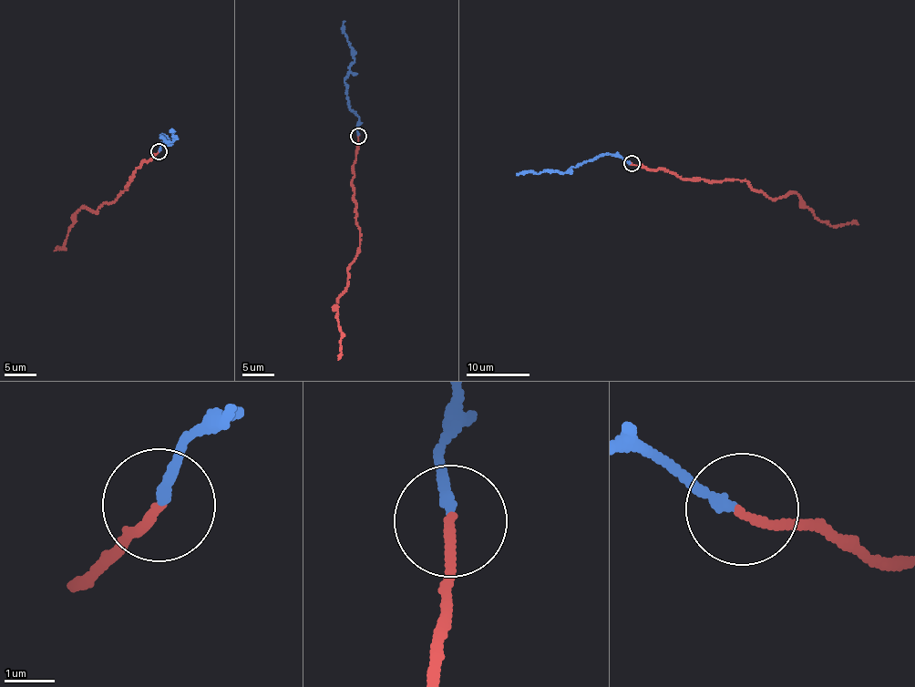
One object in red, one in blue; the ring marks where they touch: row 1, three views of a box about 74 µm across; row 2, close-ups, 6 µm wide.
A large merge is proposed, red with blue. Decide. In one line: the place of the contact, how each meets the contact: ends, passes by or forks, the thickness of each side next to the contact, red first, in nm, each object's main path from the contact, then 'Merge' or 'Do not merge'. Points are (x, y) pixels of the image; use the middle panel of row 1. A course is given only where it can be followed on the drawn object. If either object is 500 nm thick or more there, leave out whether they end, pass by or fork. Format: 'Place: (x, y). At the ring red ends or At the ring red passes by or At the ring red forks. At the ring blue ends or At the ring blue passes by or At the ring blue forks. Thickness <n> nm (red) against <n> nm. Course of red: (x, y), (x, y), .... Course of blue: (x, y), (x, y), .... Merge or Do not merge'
Place: (358, 136). At the ring red ends. At the ring blue ends. Thickness 170 nm (red) against 200 nm. Course of red: (357, 137), (353, 186), (360, 251), (349, 265), (347, 289), (337, 300), (341, 332), (338, 360). Course of blue: (357, 135), (359, 116), (350, 107), (344, 81), (349, 65), (354, 60), (353, 48), (344, 33), (344, 21). Merge

